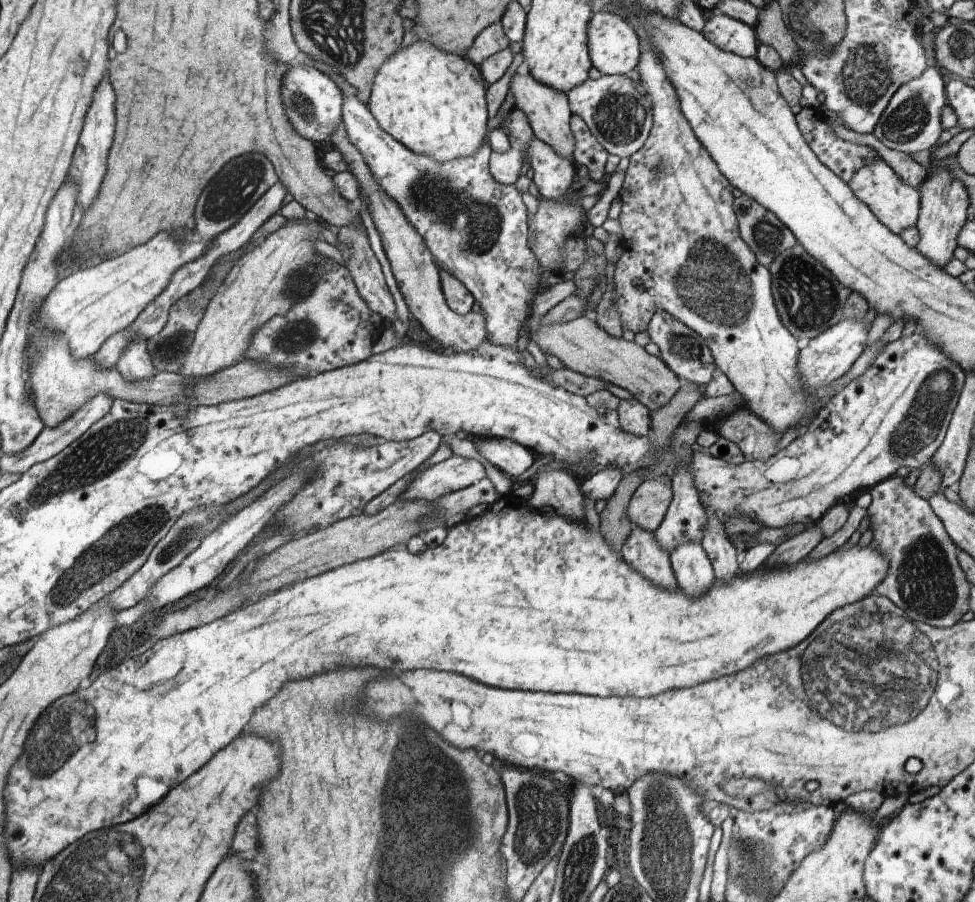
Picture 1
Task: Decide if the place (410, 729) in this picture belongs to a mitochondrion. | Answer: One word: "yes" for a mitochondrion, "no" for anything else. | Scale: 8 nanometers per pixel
yes

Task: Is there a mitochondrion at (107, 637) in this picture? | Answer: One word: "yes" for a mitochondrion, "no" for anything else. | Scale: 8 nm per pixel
no

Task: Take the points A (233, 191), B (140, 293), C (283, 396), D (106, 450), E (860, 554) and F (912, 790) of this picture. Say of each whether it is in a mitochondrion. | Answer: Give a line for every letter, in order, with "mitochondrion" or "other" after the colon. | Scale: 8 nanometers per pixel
A: mitochondrion
B: other
C: other
D: mitochondrion
E: other
F: other

